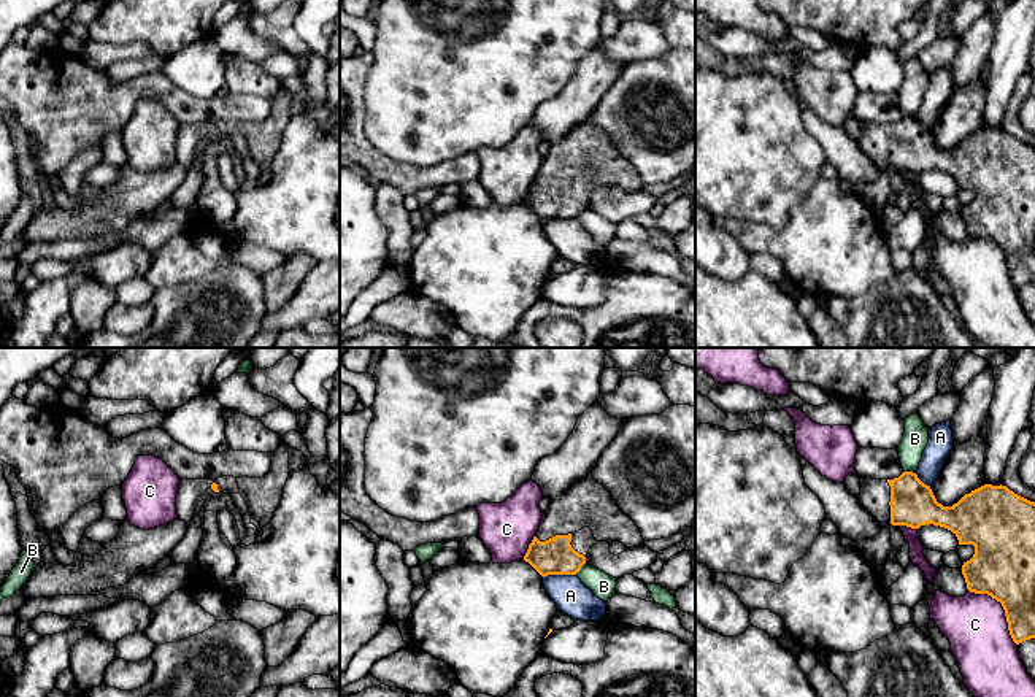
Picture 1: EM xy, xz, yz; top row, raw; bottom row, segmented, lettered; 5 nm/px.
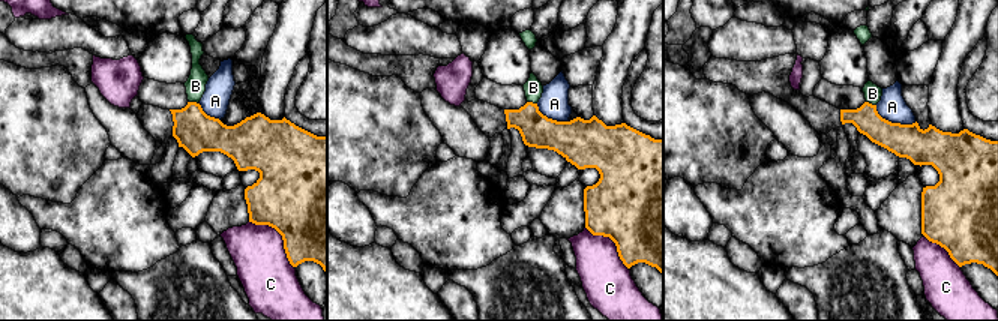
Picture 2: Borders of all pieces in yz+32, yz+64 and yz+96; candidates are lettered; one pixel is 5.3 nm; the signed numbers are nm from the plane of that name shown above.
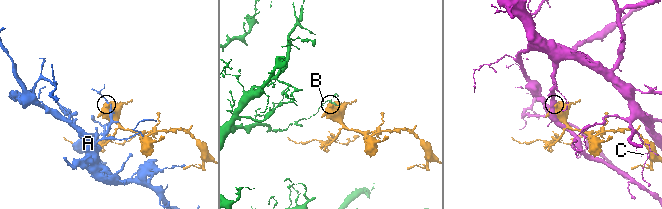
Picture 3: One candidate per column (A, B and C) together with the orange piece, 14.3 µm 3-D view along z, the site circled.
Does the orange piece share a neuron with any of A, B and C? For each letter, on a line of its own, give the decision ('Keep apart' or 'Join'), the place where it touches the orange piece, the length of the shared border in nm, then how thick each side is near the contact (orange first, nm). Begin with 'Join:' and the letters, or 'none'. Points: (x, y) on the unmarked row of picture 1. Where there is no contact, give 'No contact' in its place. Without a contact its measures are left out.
Join: none
A: Keep apart. Touches orange at xz (559, 218). Shared border 170 nm. Thickness 190 nm (orange) against 180 nm
B: Keep apart. Touches orange at xz (580, 213). Shared border 80 nm. Thickness 190 nm (orange) against 120 nm
C: Keep apart. Touches orange at yz (1004, 253). Shared border 380 nm. Thickness 320 nm (orange) against 320 nm

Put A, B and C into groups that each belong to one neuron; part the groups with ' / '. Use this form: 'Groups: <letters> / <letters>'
Groups: A / B / C

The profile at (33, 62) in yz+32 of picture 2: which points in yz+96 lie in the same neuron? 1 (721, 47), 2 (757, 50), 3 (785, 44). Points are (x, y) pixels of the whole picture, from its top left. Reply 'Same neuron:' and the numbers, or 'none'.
Same neuron: none

